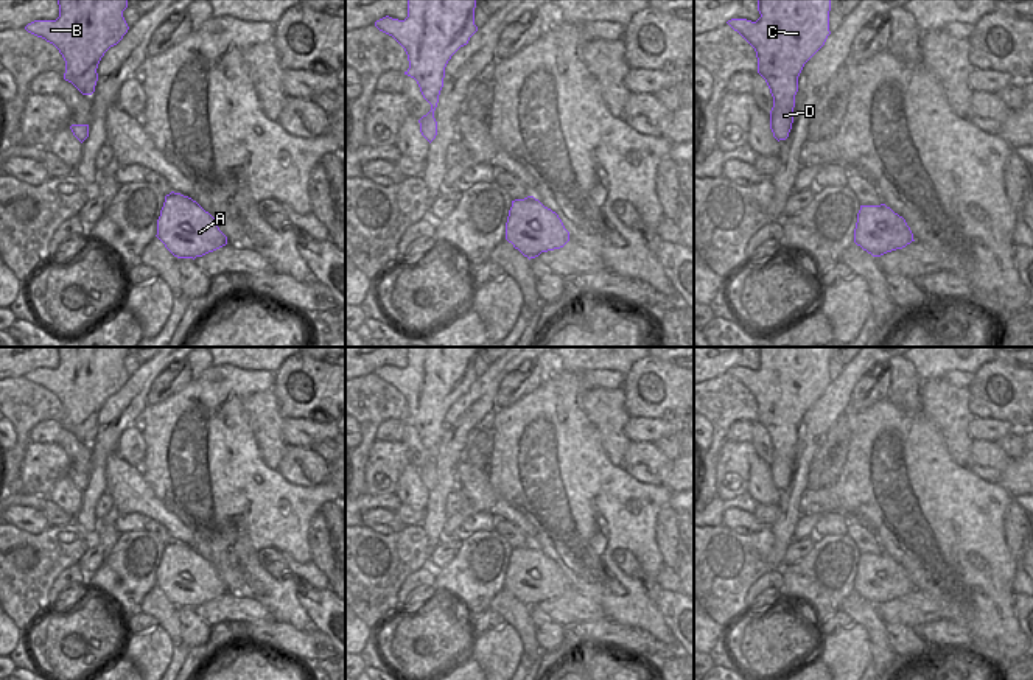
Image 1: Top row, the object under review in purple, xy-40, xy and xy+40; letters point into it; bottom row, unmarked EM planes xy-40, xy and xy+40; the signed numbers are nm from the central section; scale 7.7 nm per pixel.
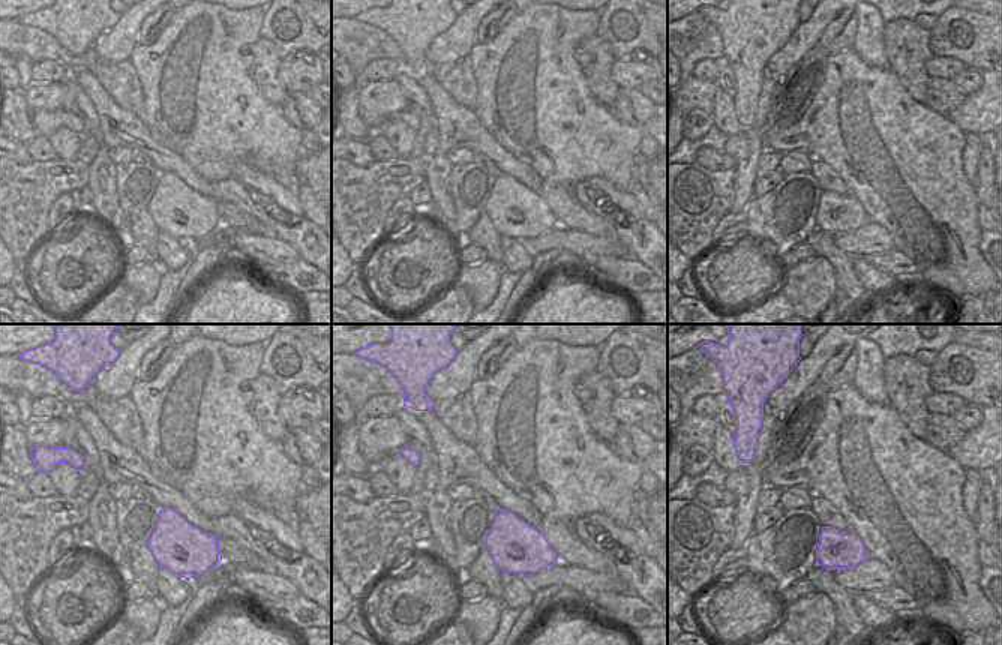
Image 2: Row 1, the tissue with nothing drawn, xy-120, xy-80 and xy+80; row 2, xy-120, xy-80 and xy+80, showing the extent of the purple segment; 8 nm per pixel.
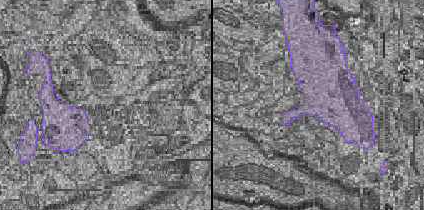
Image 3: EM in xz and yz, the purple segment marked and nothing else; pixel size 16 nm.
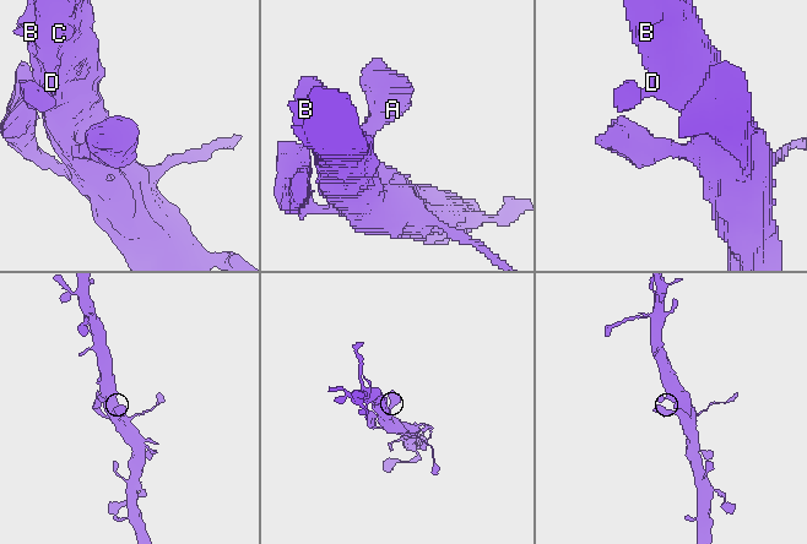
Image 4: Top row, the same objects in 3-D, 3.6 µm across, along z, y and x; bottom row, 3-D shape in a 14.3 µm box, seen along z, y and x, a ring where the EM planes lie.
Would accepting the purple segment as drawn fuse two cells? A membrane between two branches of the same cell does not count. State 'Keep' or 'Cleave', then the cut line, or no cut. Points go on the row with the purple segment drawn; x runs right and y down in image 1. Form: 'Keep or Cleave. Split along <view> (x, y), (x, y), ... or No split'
Keep. No split.

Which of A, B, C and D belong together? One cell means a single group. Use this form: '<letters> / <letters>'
A B C D

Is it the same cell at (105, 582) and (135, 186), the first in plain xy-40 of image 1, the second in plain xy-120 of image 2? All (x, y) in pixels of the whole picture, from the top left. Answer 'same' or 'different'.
same

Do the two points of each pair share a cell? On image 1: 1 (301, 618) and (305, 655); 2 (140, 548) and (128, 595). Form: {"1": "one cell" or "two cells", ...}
{"1": "two cells", "2": "one cell"}

